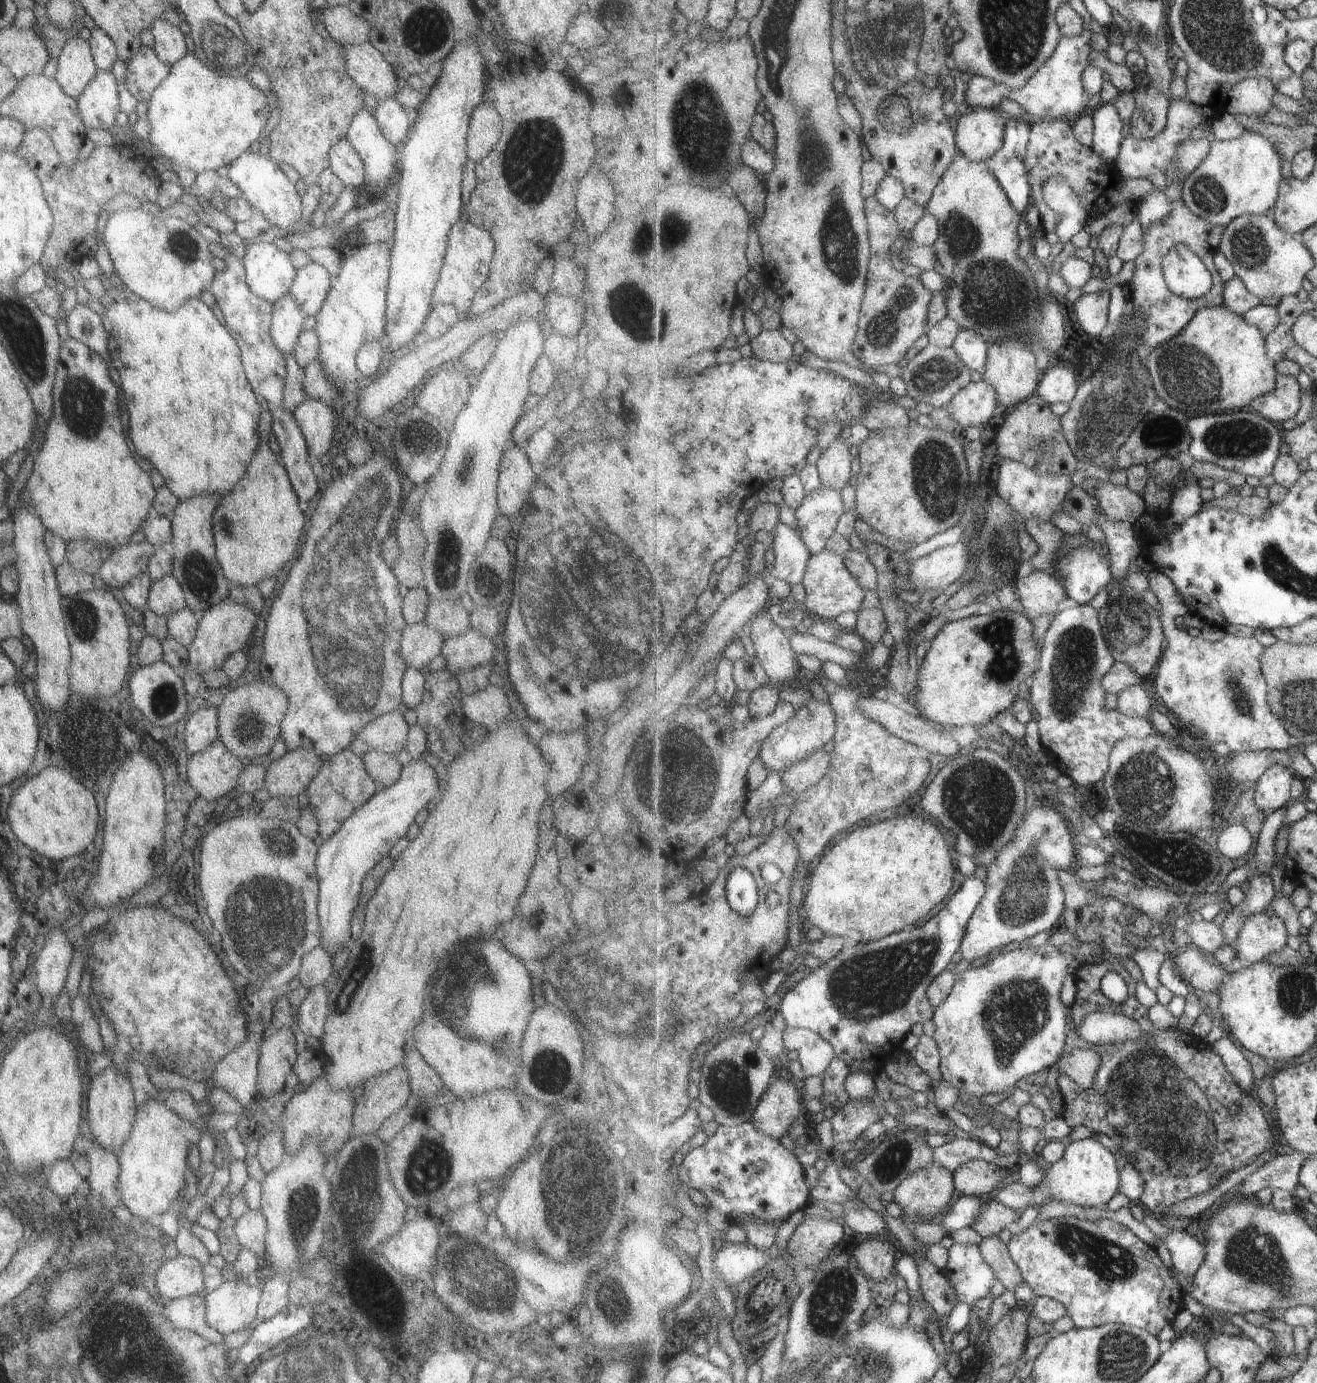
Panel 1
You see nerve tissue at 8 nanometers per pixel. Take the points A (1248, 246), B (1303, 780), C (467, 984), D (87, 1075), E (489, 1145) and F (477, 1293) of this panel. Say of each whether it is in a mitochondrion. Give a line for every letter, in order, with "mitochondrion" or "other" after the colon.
A: mitochondrion
B: other
C: mitochondrion
D: other
E: other
F: mitochondrion

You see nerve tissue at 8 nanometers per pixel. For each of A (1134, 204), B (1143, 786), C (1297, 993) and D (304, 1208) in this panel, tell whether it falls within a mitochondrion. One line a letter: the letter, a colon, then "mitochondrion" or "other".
A: other
B: mitochondrion
C: mitochondrion
D: mitochondrion

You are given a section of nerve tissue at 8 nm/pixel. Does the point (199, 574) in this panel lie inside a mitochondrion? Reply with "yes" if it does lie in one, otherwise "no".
yes

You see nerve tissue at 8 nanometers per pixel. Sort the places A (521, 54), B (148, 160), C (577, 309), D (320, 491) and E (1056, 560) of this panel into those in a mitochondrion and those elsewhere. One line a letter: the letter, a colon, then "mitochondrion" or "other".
A: other
B: other
C: other
D: other
E: other

